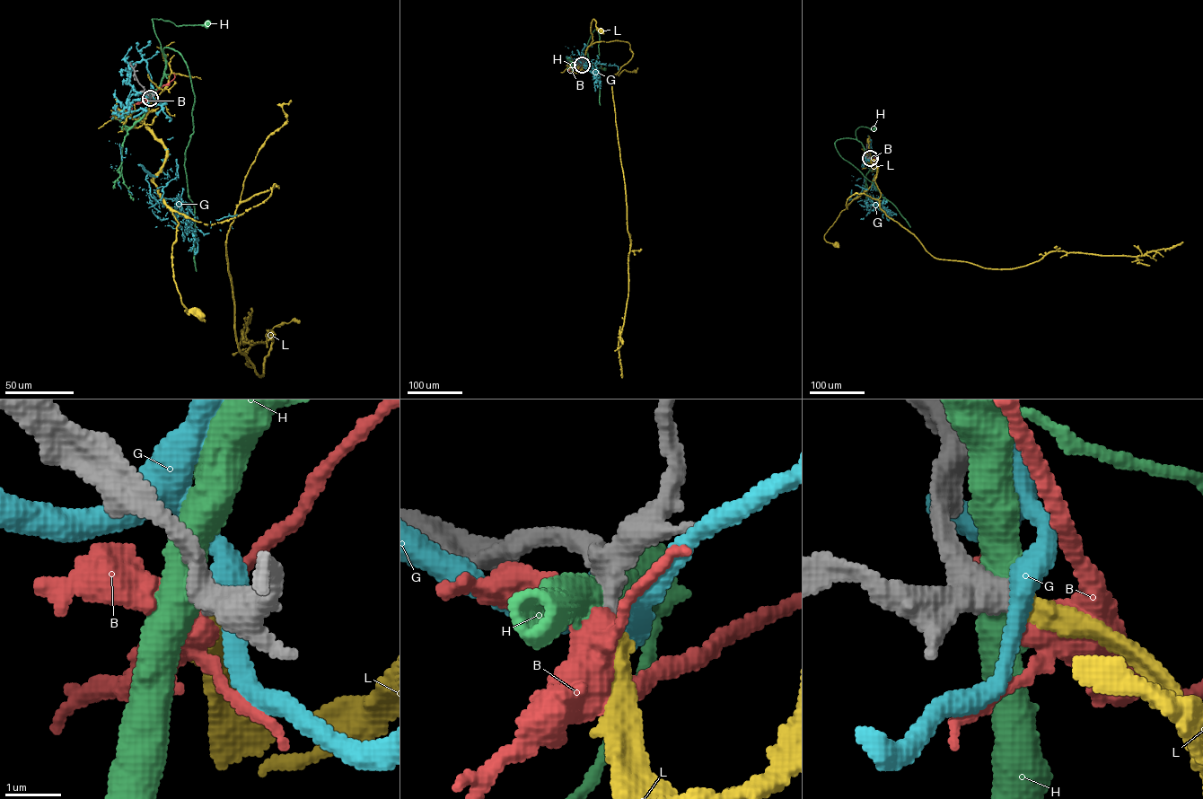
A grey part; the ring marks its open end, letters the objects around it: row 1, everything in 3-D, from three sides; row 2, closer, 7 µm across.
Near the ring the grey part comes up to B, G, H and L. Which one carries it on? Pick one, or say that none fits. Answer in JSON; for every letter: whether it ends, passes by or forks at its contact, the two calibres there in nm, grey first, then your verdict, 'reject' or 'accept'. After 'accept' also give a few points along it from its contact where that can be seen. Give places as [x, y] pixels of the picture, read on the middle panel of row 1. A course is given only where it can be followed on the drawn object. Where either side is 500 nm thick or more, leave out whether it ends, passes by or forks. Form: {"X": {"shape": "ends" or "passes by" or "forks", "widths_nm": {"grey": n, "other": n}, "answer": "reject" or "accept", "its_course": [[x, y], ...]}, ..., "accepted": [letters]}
{"B": {"shape": "forks", "widths_nm": {"grey": 320, "other": 400}, "answer": "reject"}, "G": {"shape": "passes by", "widths_nm": {"grey": 360, "other": 440}, "answer": "reject"}, "H": {"widths_nm": {"grey": 440, "other": 550}, "answer": "reject"}, "L": {"shape": "ends", "widths_nm": {"grey": 320, "other": 360}, "answer": "accept", "its_course": [[582, 65], [579, 73], [588, 67], [583, 58], [592, 40], [590, 28], [593, 19], [595, 27], [601, 30]]}, "accepted": ["L"]}

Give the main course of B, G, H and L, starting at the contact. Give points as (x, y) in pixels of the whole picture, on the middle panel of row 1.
B: (582, 65), (579, 69), (566, 68)
G: (582, 65), (588, 60), (592, 70), (583, 67), (593, 74), (599, 62), (618, 69)
H: (582, 65), (588, 57), (584, 50), (584, 59), (596, 67), (604, 68)
L: (582, 65), (579, 73), (588, 67), (583, 58), (592, 40), (590, 28), (593, 19), (595, 27), (601, 30)

